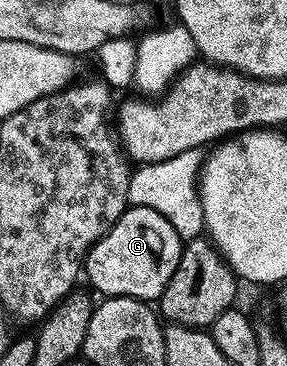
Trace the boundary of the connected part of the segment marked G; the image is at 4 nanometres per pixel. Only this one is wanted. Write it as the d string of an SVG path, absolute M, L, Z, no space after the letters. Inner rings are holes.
M128 207L122 218L88 252L85 280L96 293L108 296L131 296L144 302L158 301L183 253L184 241L173 226L155 209Z

